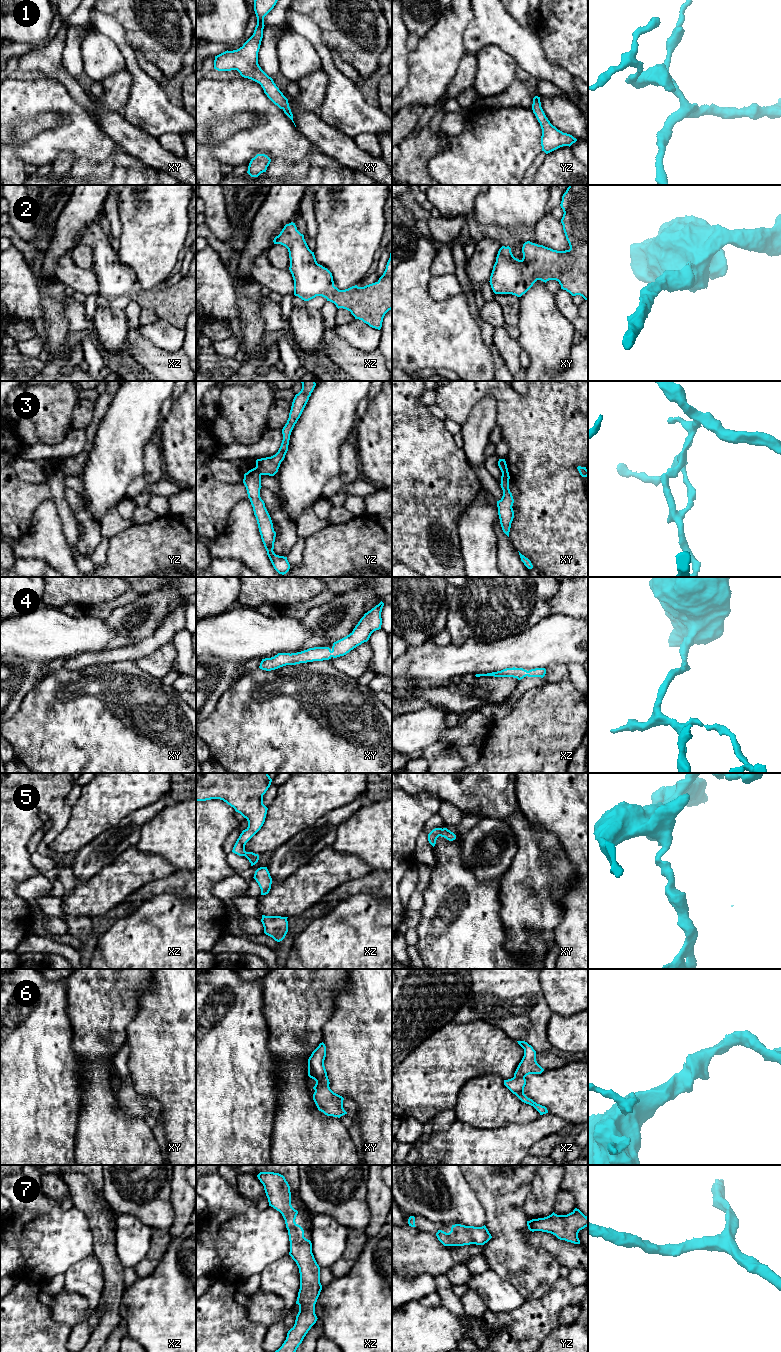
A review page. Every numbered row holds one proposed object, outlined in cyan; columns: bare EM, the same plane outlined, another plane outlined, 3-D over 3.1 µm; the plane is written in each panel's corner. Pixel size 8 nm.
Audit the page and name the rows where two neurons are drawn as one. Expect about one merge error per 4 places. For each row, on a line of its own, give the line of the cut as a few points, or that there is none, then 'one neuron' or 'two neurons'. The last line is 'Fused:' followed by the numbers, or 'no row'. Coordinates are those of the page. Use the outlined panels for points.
1: no cut; one neuron
2: no cut; one neuron
3: cut in yz along (255, 467), (260, 475); two neurons
4: no cut; one neuron
5: no cut; one neuron
6: no cut; one neuron
7: no cut; one neuron
Fused: 3

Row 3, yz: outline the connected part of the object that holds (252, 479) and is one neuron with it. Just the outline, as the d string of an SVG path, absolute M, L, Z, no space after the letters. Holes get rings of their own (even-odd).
M256 468L244 474L243 483L246 487L248 498L253 507L257 520L262 542L267 551L267 555L279 574L286 574L290 569L287 557L276 555L273 551L276 532L273 528L271 517L265 507L264 501L260 497L261 475Z

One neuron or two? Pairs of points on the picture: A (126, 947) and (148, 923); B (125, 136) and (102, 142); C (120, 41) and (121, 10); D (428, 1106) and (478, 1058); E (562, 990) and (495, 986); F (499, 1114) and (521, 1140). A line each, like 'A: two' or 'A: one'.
A: one
B: two
C: two
D: one
E: two
F: two

